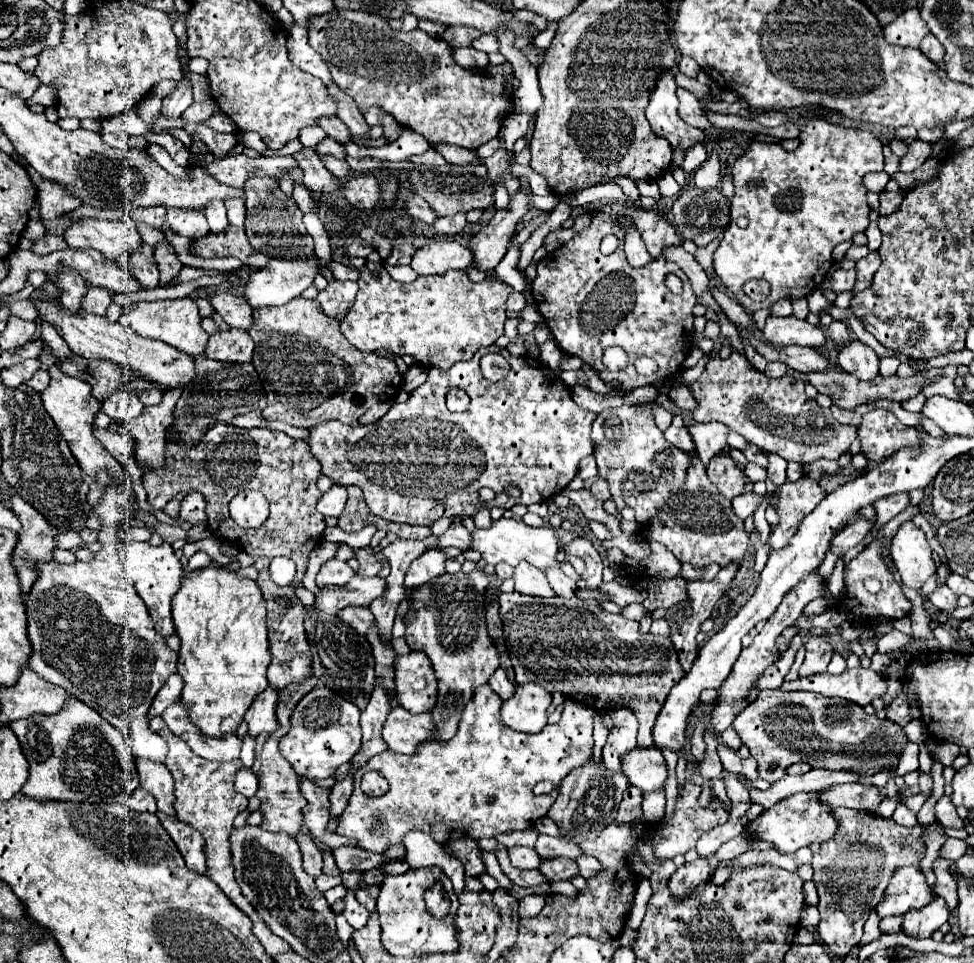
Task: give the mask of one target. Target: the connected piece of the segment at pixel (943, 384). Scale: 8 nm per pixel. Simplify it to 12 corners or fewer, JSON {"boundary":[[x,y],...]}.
{"boundary":[[950,377],[924,387],[926,397],[946,395],[958,399],[956,387]]}

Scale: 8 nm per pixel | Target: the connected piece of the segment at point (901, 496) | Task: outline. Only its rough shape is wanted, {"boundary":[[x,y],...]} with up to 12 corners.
{"boundary":[[906,493],[874,501],[878,523],[870,534],[908,507]]}

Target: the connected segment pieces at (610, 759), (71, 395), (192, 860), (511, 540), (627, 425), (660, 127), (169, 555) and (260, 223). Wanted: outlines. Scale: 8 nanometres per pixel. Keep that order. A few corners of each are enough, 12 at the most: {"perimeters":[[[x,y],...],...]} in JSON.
{"perimeters":[[[612,709],[616,727],[602,749],[604,767],[620,771],[620,757],[636,747],[638,721]],[[52,365],[44,409],[68,441],[80,469],[116,477],[122,465],[94,437],[100,401],[86,381]],[[156,813],[186,867],[206,873],[204,839],[178,817]],[[516,519],[472,533],[490,565],[556,565],[558,537]],[[648,407],[592,423],[598,475],[650,521],[686,481],[688,455]],[[672,71],[662,73],[646,105],[646,119],[672,147],[690,149],[704,131],[678,113]],[[126,541],[128,567],[154,629],[176,635],[172,597],[182,565],[172,547]],[[278,181],[244,185],[246,235],[270,259],[314,253],[296,201]]]}

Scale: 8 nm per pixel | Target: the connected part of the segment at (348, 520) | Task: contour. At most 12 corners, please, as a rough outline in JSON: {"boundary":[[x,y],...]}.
{"boundary":[[346,487],[348,503],[338,527],[346,533],[368,523],[370,509],[358,487]]}

